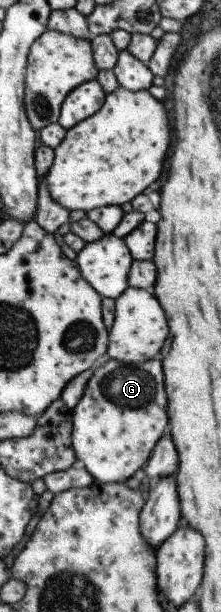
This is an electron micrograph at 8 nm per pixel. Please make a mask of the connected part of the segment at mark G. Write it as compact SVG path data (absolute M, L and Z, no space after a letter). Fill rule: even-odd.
M111 358L97 368L90 379L89 388L80 404L73 411L73 445L78 459L93 474L97 483L125 483L131 477L143 472L159 437L165 433L167 413L165 413L165 389L163 373L159 361L149 361L143 365L129 365Z

